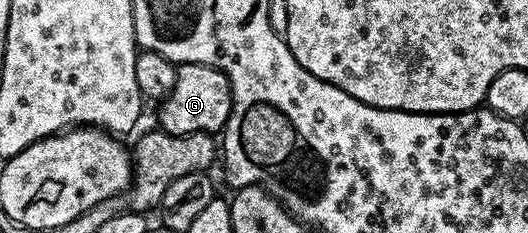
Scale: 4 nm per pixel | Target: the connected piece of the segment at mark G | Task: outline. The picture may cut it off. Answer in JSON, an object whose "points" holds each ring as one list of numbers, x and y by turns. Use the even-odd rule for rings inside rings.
{"points":[[184,64,178,68,176,86,172,86,169,96,161,101,157,127,168,134,192,134,193,132,221,133,232,110,232,94,228,78,219,68,209,68,207,64]]}

